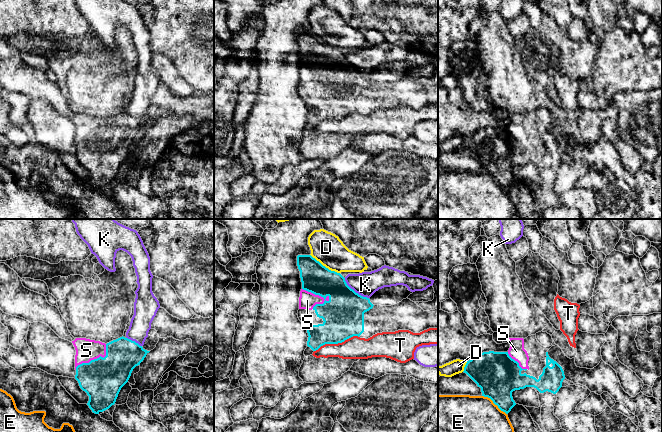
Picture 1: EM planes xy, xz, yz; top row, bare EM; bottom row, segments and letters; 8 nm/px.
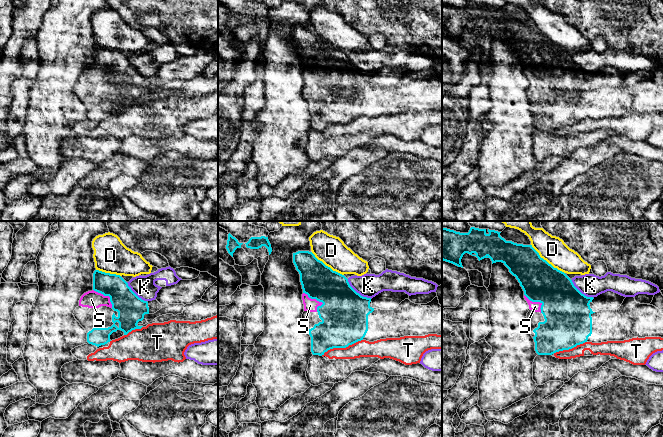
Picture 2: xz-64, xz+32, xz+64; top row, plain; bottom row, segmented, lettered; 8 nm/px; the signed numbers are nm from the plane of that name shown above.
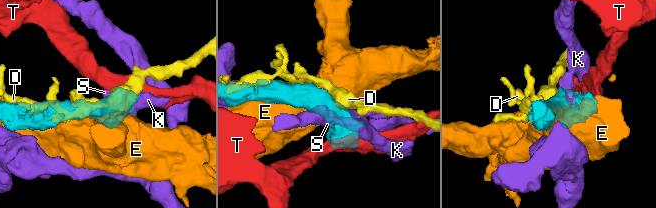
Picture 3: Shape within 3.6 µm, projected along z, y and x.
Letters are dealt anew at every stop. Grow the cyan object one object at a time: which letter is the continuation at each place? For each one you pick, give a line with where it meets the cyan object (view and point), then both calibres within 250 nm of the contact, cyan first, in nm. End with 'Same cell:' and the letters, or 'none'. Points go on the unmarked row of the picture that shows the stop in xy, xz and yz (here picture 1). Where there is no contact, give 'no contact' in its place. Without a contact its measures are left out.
S: meets cyan in xz at (316, 70); 300 nm thick on the cyan side, 140 nm on the other
Same cell: S

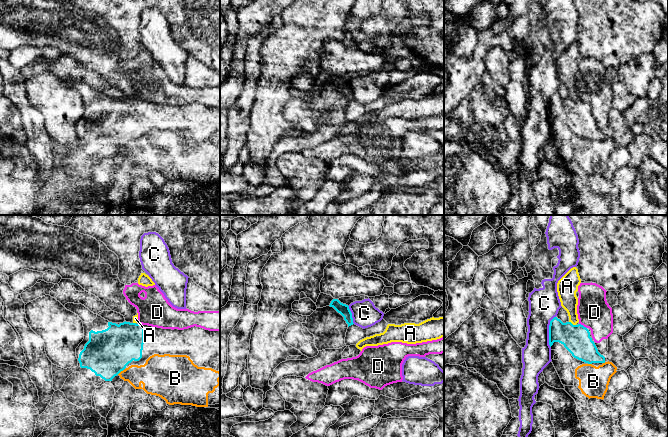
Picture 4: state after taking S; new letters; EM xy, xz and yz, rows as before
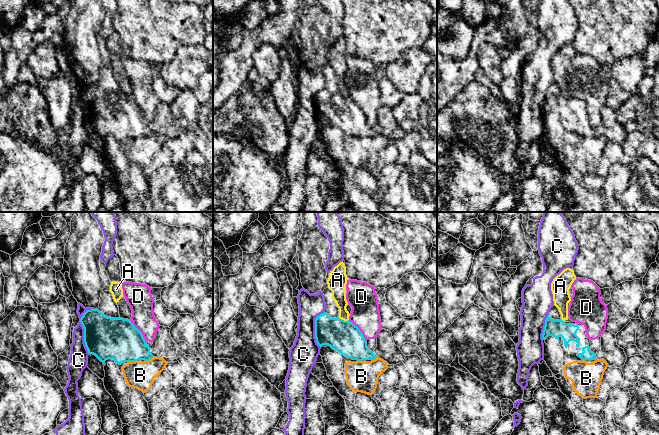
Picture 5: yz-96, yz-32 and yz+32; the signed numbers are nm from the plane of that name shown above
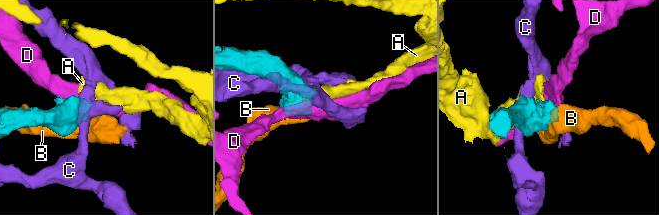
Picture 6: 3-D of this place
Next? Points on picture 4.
Same cell: none

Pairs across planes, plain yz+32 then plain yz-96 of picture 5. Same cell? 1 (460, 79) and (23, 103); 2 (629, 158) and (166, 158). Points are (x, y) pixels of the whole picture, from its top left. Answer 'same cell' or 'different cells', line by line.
1: different cells
2: different cells

